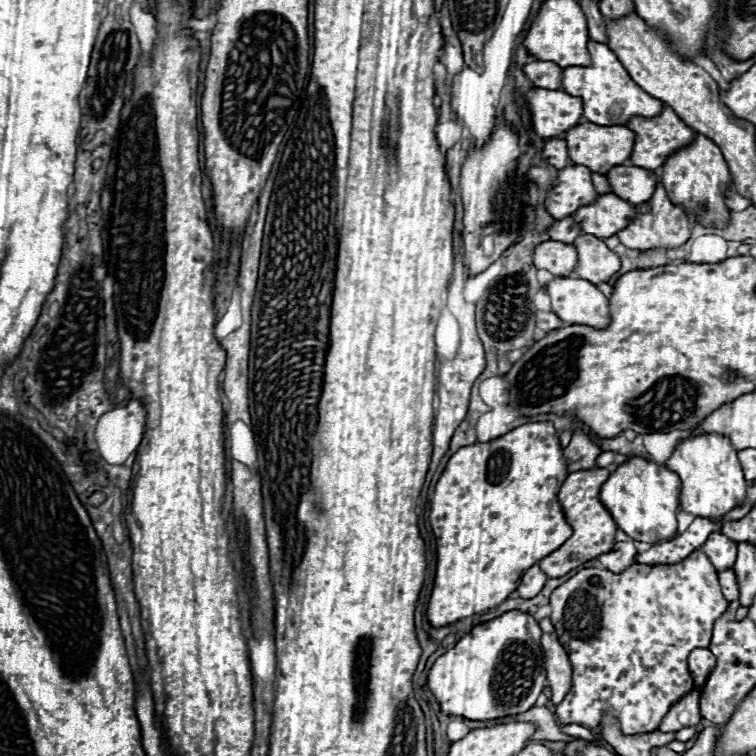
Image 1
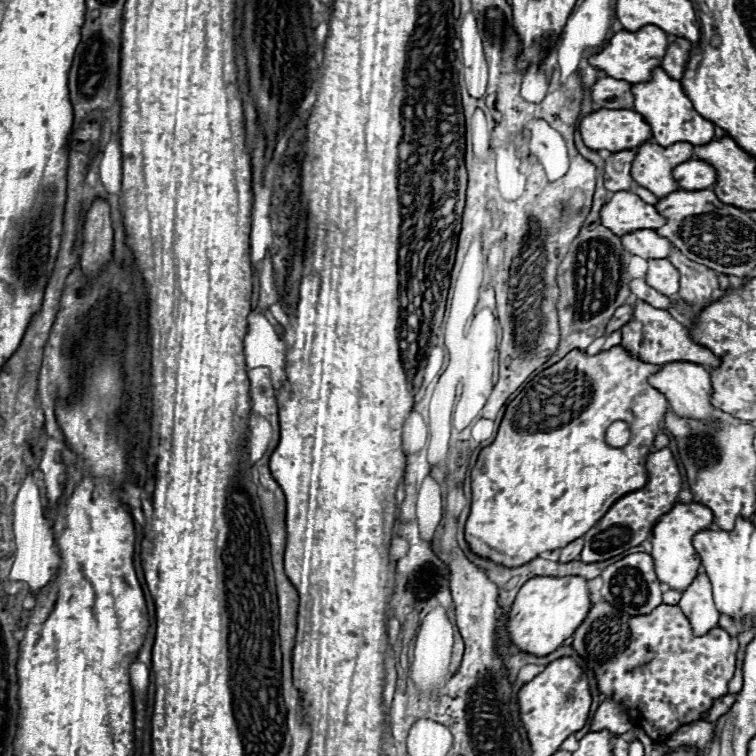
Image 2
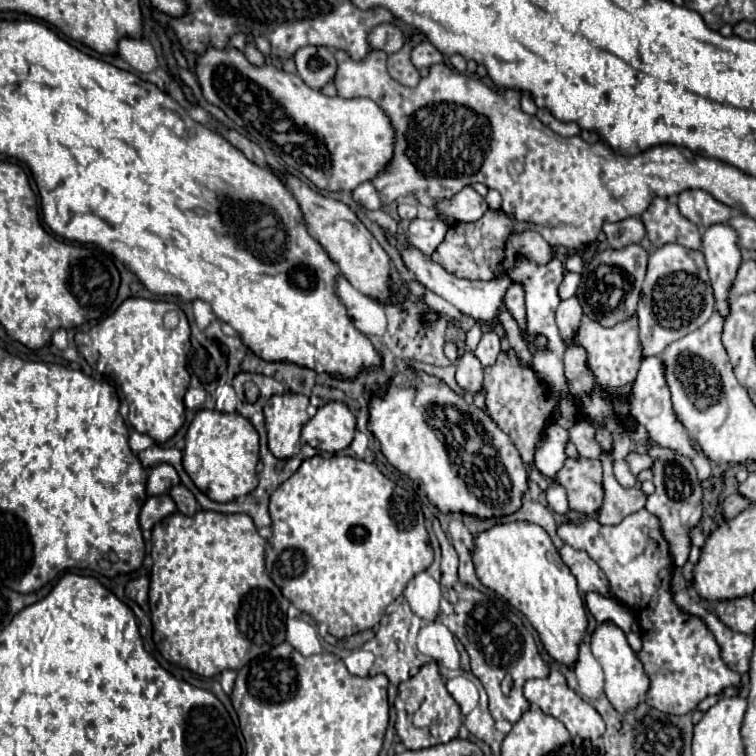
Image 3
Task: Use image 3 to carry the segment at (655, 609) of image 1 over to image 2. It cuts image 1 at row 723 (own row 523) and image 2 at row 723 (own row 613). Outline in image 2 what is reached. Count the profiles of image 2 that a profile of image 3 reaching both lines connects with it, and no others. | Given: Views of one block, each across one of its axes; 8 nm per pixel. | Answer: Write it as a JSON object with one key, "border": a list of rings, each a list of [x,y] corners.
{"border":[[[598,600],[590,606],[588,616],[572,638],[572,648],[582,658],[584,666],[594,670],[600,694],[622,704],[630,722],[636,728],[642,728],[654,742],[664,742],[682,724],[700,720],[718,696],[728,694],[728,682],[736,672],[738,640],[718,626],[704,636],[694,636],[688,618],[678,606],[660,604],[652,614],[628,616],[620,614],[612,604]]]}

